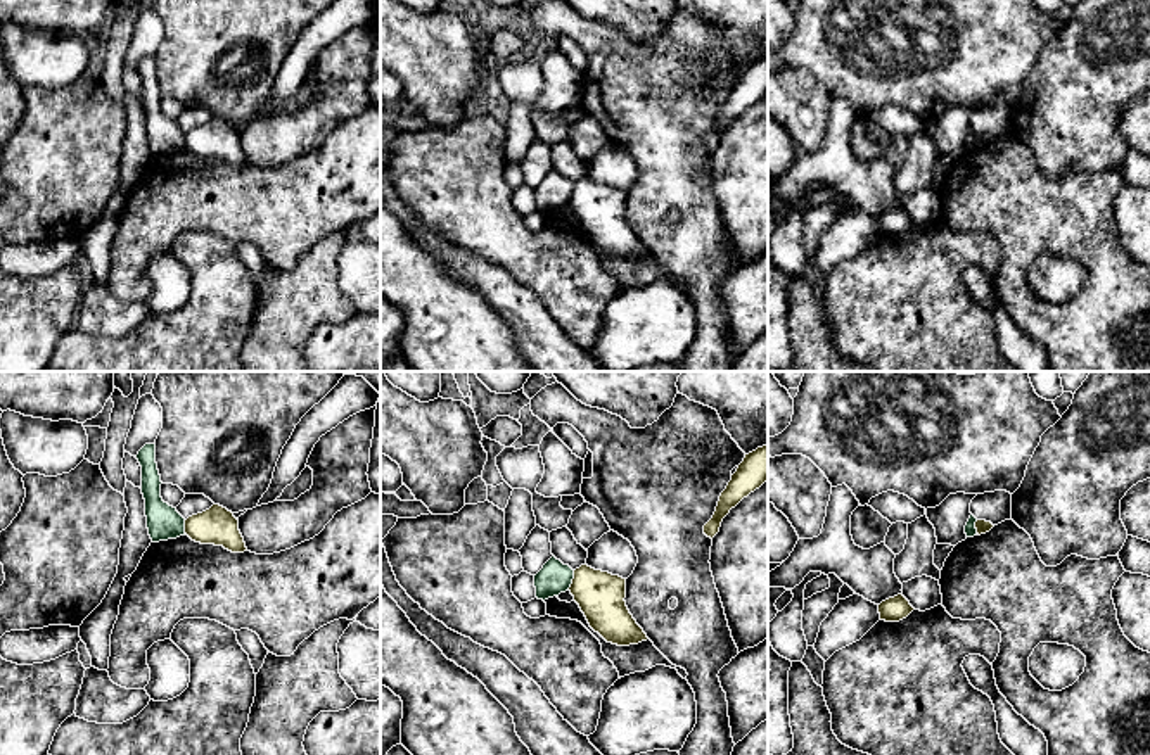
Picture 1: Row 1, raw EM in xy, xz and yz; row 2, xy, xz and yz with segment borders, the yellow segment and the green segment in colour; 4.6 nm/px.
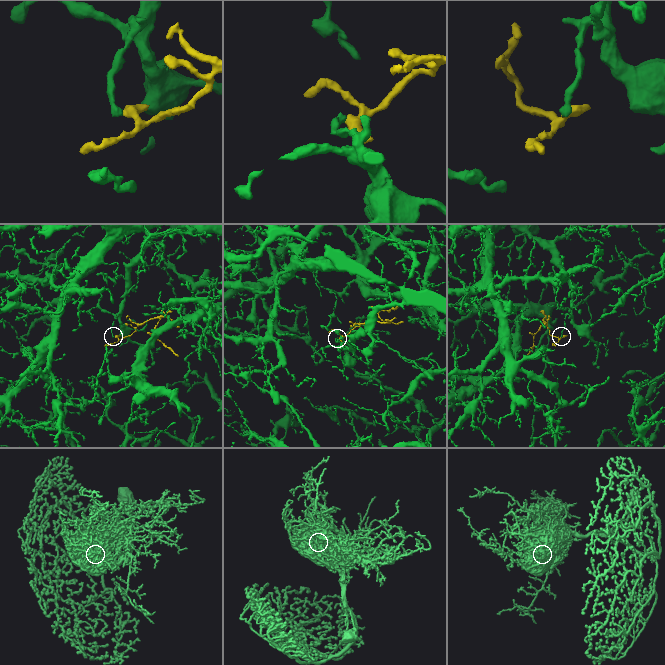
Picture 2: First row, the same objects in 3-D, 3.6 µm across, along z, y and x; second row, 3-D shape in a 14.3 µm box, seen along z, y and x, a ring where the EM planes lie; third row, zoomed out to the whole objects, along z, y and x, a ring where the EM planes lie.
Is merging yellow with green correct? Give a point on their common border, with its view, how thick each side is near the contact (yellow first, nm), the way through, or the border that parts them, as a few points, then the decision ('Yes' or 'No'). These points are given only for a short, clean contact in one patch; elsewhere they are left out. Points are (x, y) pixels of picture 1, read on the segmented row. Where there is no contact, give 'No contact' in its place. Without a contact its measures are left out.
Touches yellow at xz (573, 581). Thickness 220 nm (yellow) against 150 nm. No

